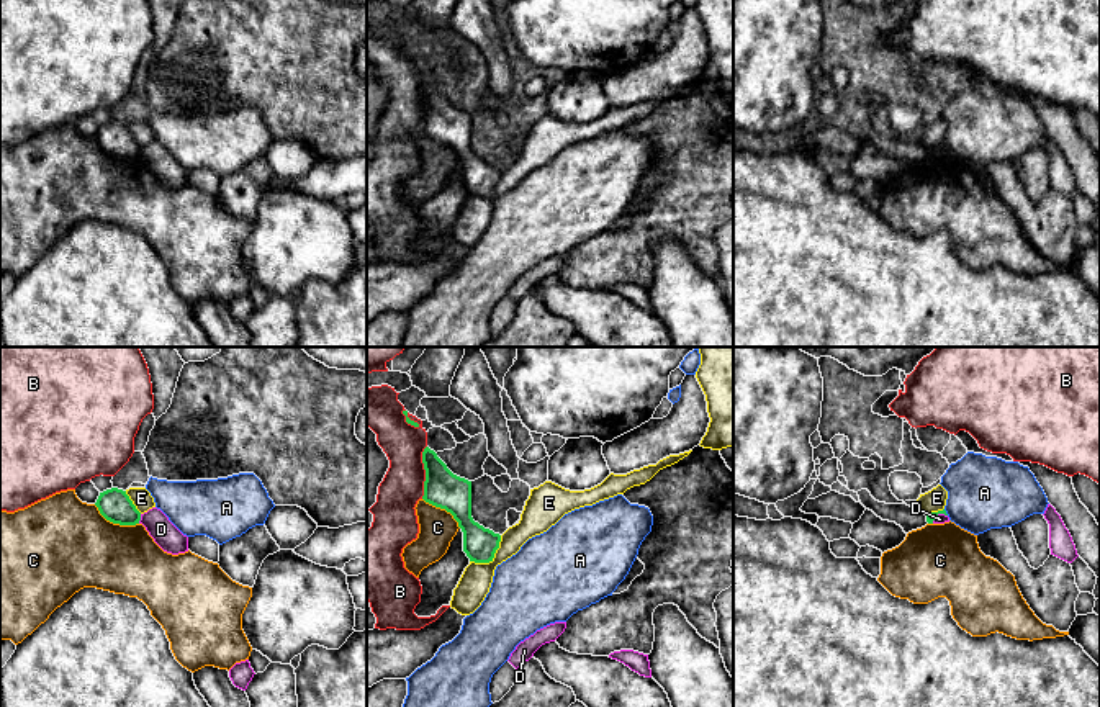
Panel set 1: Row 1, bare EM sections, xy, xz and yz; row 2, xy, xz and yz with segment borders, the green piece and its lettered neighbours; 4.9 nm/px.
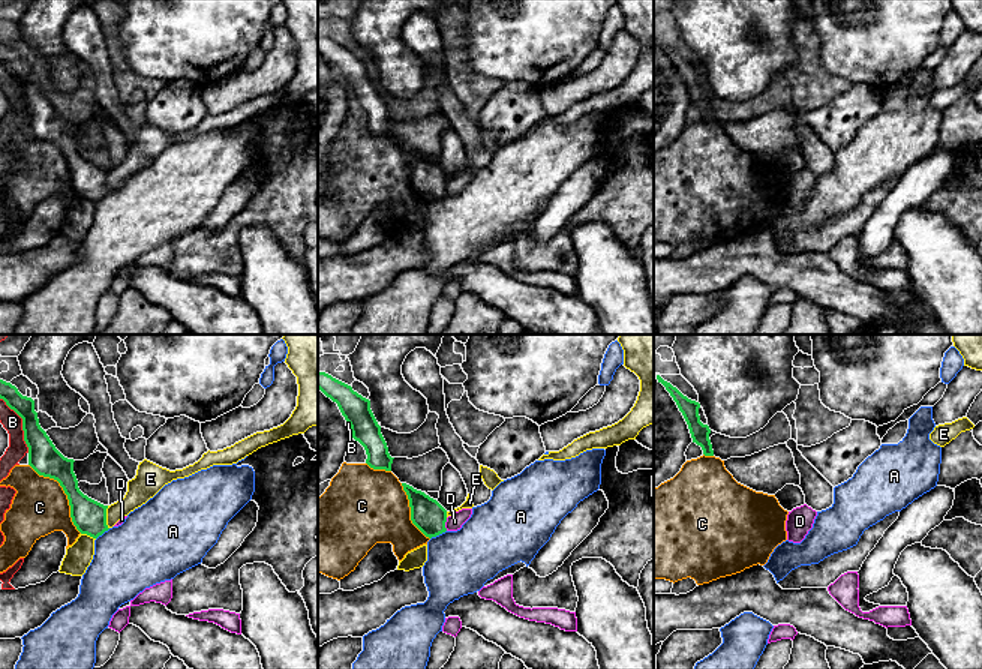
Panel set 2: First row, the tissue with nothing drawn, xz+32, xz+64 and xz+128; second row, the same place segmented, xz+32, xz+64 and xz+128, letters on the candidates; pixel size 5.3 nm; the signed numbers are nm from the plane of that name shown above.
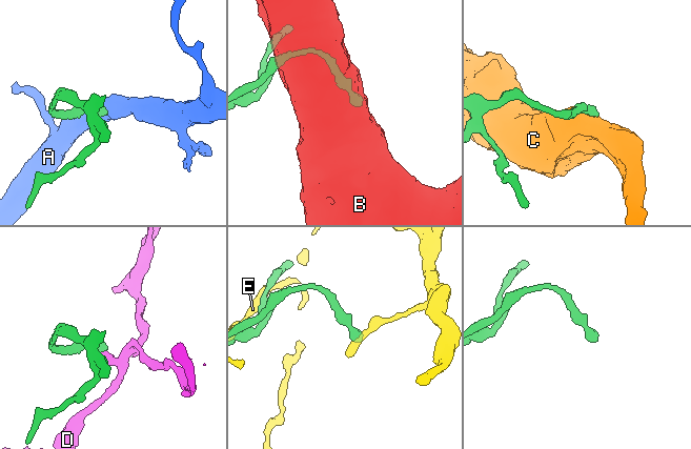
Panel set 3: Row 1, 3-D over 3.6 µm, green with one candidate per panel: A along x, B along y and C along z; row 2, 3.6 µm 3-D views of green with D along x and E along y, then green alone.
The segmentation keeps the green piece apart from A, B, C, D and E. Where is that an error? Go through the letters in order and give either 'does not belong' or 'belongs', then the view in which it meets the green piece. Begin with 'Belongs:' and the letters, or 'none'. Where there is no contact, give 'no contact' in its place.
Belongs: none
A: does not belong | yz
B: does not belong | xz
C: does not belong | xy
D: does not belong | xy
E: does not belong | xz

